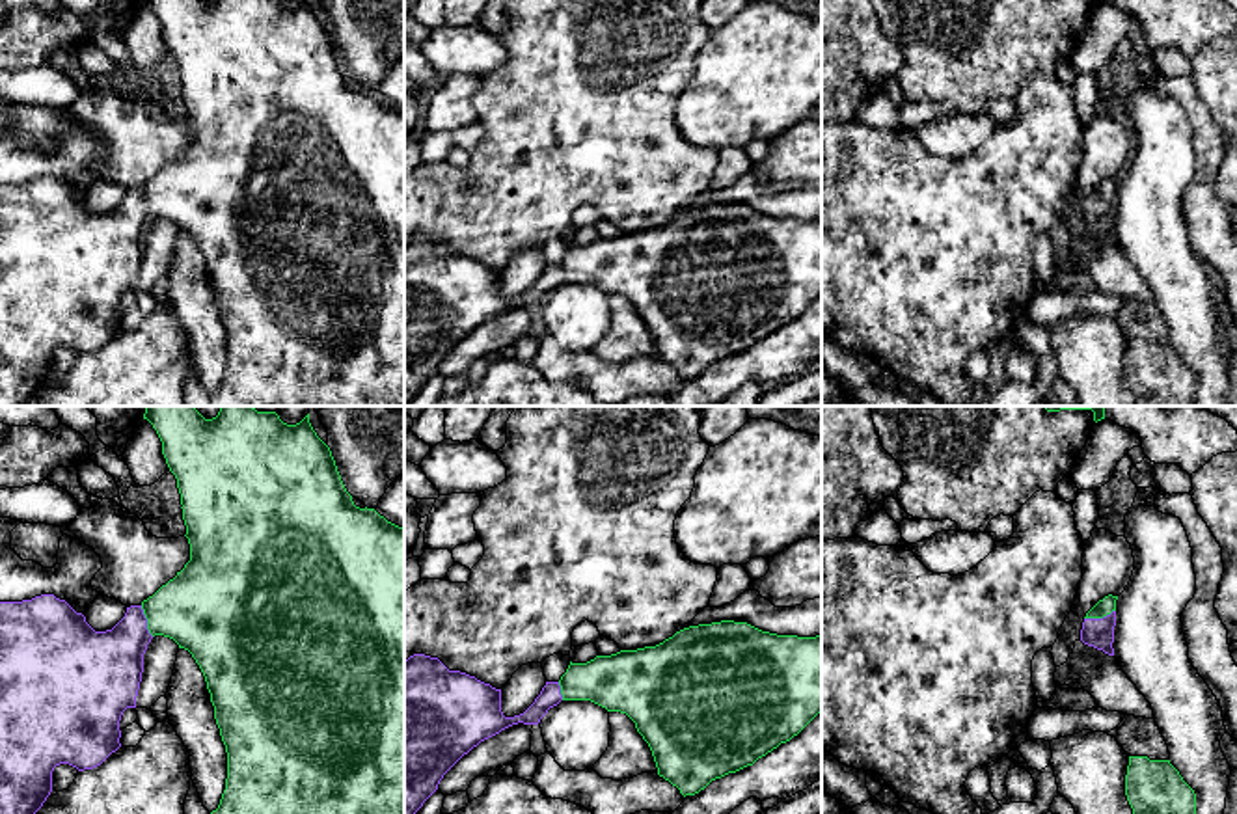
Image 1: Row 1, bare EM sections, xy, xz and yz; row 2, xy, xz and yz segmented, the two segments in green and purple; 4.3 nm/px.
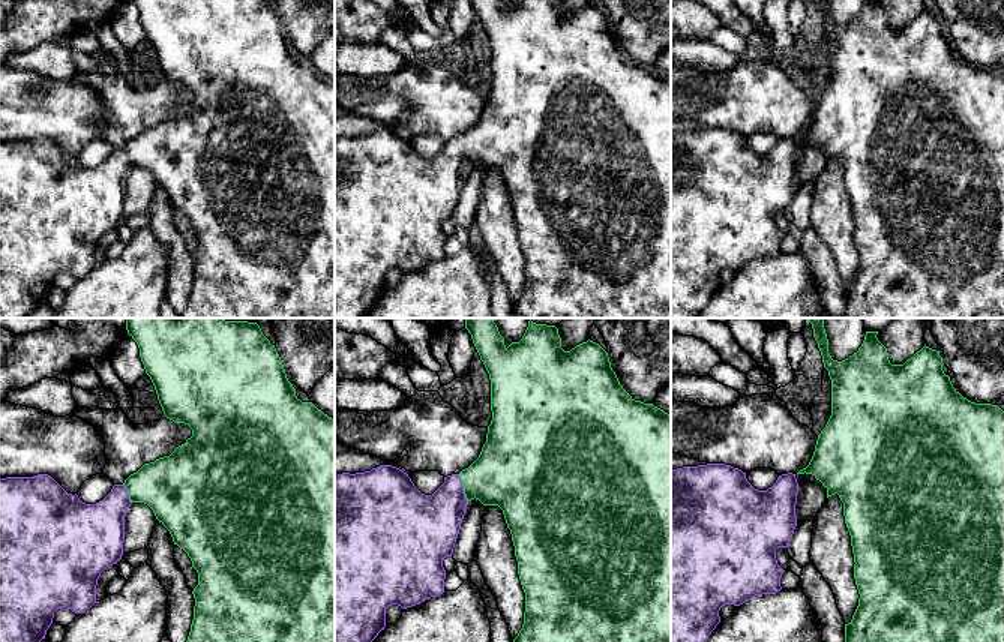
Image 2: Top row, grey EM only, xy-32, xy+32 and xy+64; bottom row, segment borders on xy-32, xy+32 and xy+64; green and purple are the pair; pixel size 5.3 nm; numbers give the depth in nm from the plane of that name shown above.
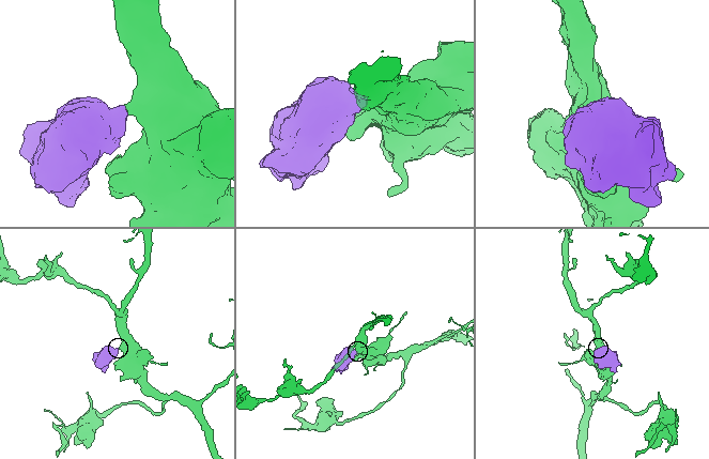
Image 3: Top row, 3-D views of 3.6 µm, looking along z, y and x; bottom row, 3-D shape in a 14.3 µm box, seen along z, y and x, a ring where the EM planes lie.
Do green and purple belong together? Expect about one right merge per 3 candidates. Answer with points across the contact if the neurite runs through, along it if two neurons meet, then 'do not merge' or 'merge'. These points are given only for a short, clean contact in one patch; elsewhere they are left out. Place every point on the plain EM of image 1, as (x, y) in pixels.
way xy (203, 190), (176, 192), (148, 203), (108, 246); merge

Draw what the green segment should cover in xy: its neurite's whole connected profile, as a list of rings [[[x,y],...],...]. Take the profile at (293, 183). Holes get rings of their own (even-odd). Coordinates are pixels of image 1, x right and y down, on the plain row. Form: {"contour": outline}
{"contour": [[[143,0],[156,13],[162,24],[162,37],[170,54],[177,61],[181,76],[183,102],[186,108],[186,121],[190,127],[190,143],[181,155],[166,168],[162,168],[153,179],[143,183],[140,188],[127,190],[125,199],[106,214],[95,214],[82,196],[76,196],[65,183],[54,177],[41,177],[22,184],[0,184],[0,406],[22,406],[34,399],[52,374],[52,354],[60,346],[69,346],[78,354],[93,352],[101,348],[121,326],[119,304],[127,291],[136,291],[136,279],[143,255],[143,237],[155,218],[173,222],[179,231],[192,237],[199,248],[211,285],[214,289],[214,302],[220,311],[222,324],[227,335],[227,361],[220,387],[211,395],[211,406],[404,406],[404,112],[387,104],[374,91],[360,91],[354,88],[352,78],[347,75],[330,30],[317,19],[309,0],[304,0],[296,7],[287,7],[279,0]]]}

